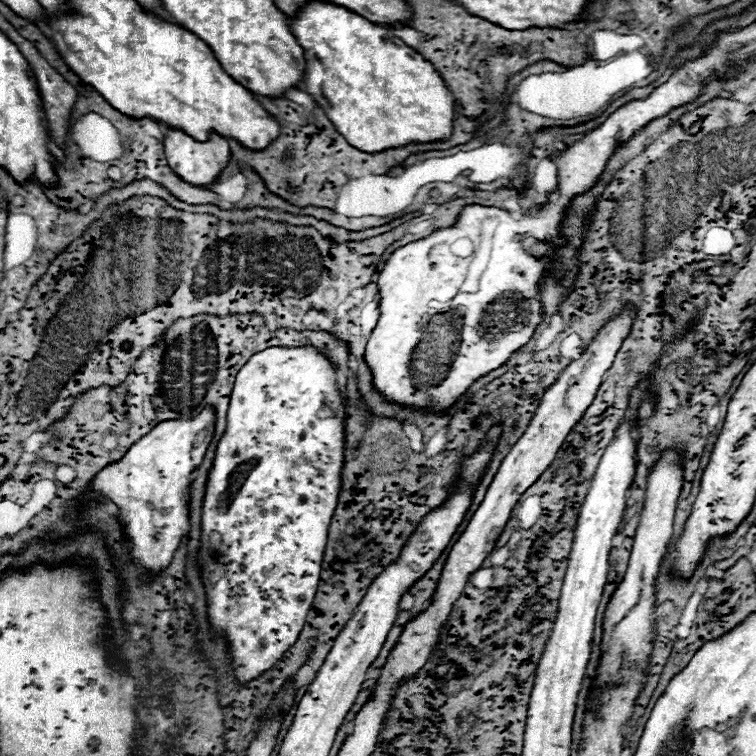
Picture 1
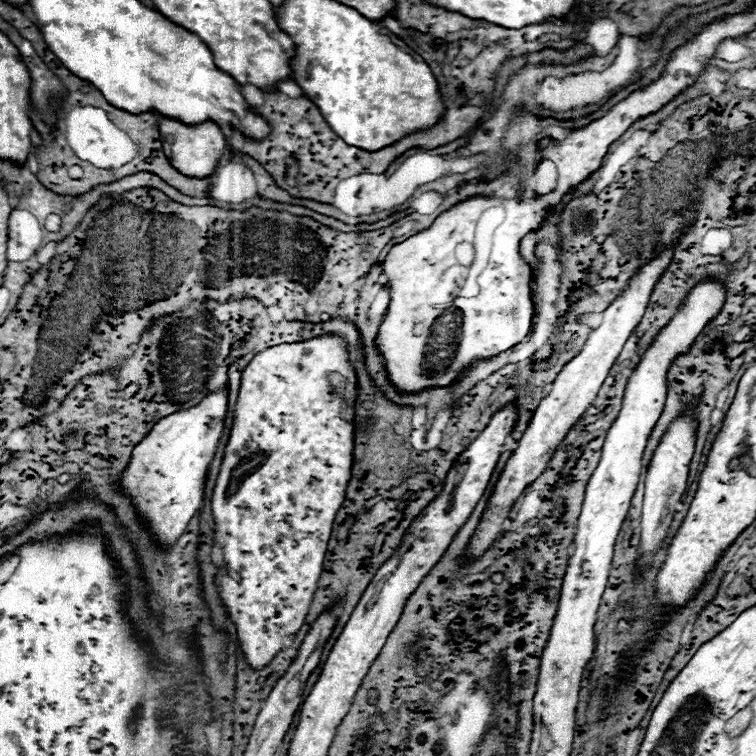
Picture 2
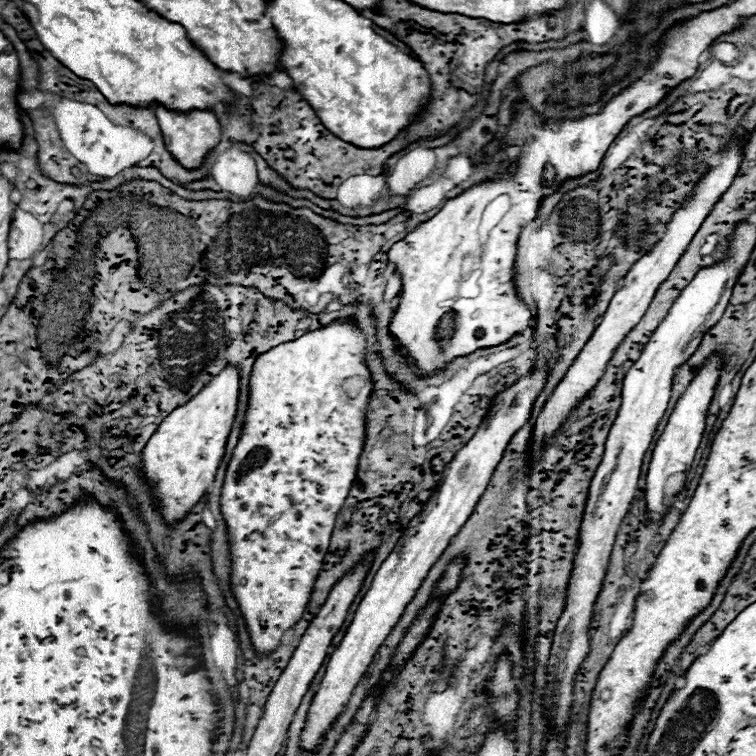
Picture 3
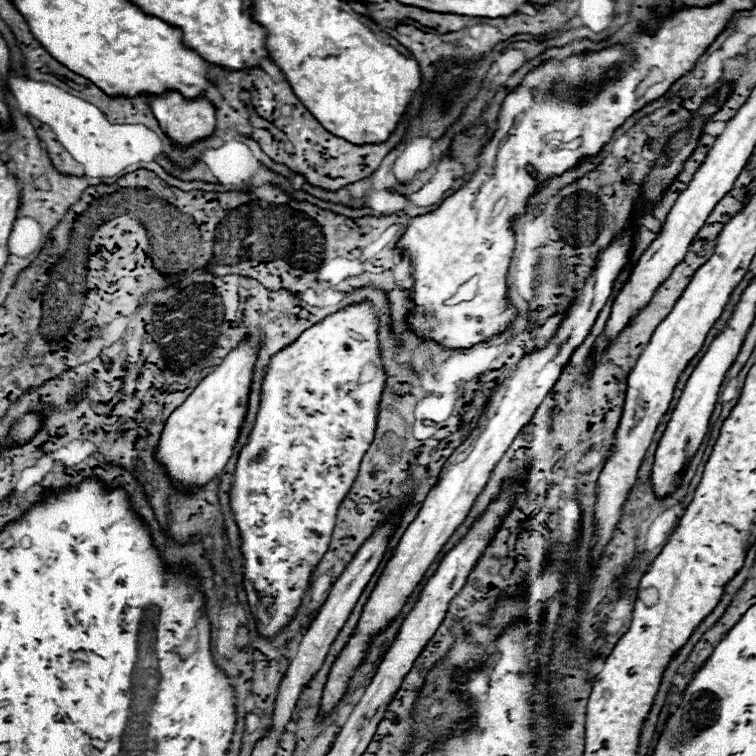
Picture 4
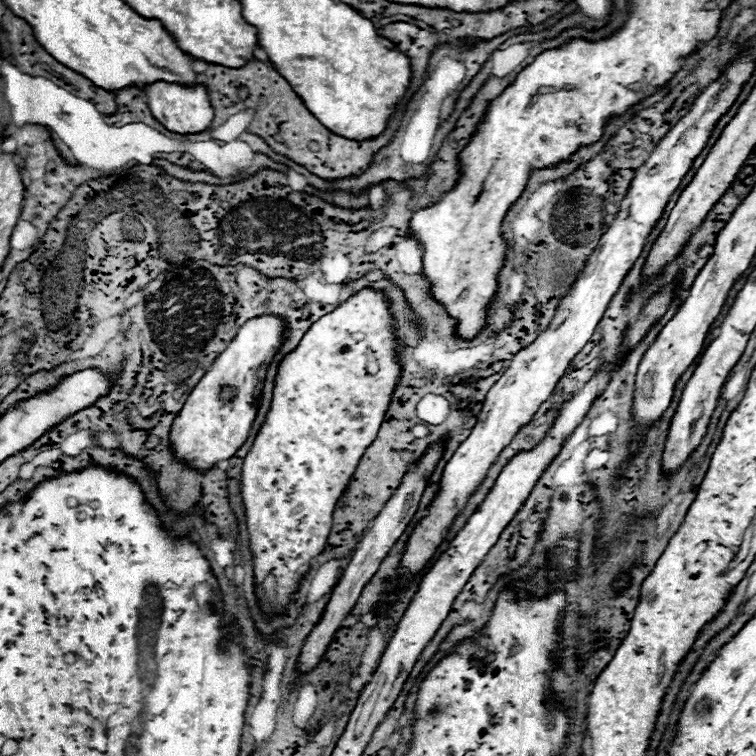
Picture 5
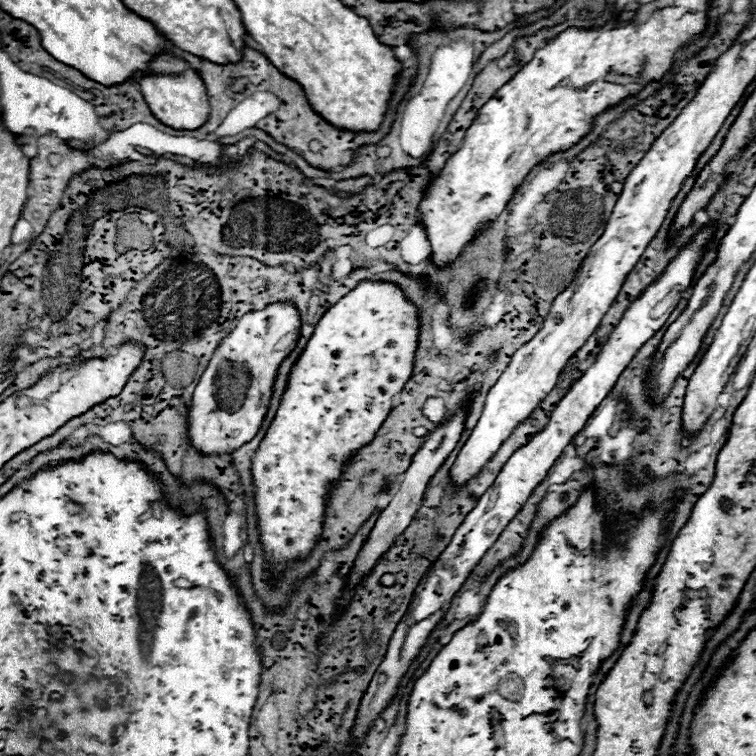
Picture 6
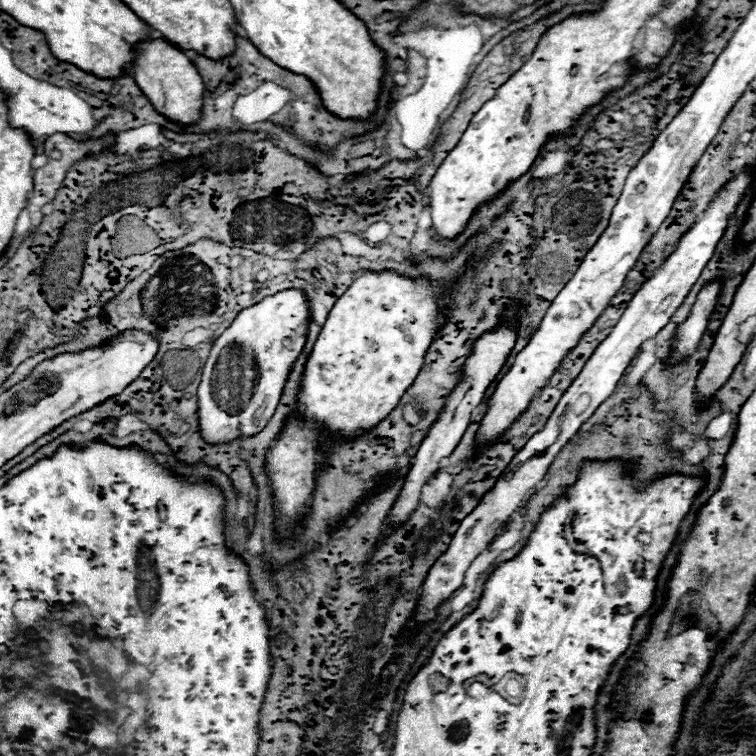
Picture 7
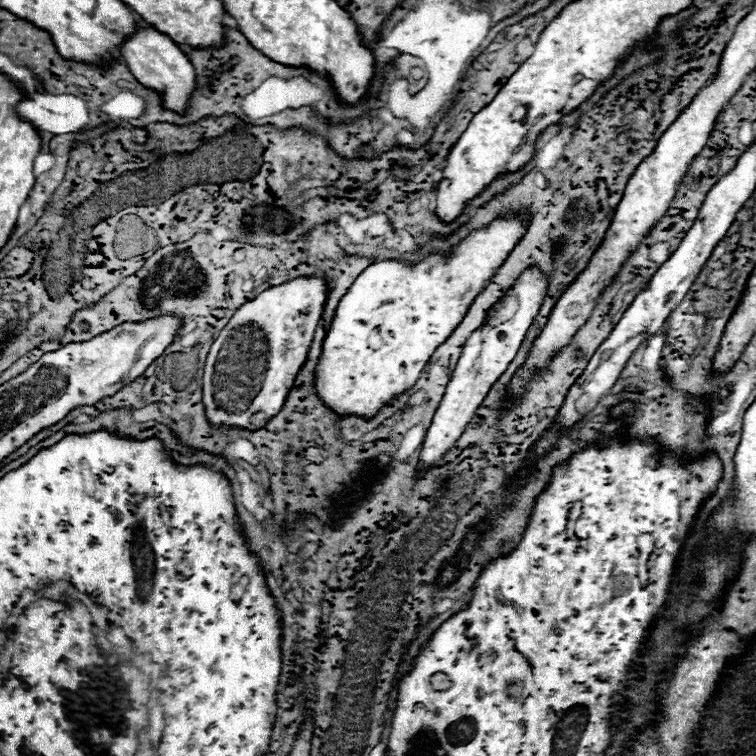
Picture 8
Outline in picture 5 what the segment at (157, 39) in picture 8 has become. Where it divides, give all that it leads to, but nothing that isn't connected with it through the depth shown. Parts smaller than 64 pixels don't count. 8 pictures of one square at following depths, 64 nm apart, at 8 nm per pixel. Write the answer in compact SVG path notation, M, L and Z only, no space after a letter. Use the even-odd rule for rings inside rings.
M156 82L152 86L144 88L148 98L148 108L152 110L152 116L174 134L200 134L206 132L214 120L214 108L210 104L210 98L206 94L206 88L202 84L190 88L180 84L168 84L168 82Z

